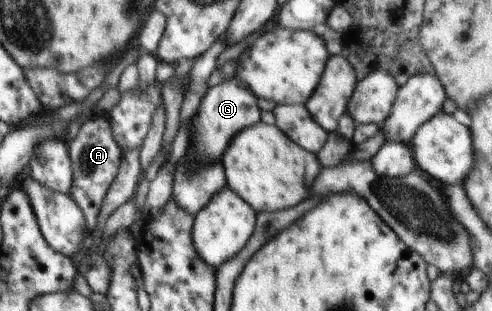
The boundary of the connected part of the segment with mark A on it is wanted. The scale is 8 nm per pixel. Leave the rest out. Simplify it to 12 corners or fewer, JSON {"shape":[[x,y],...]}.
{"shape":[[107,116],[67,143],[69,196],[91,234],[124,154]]}

